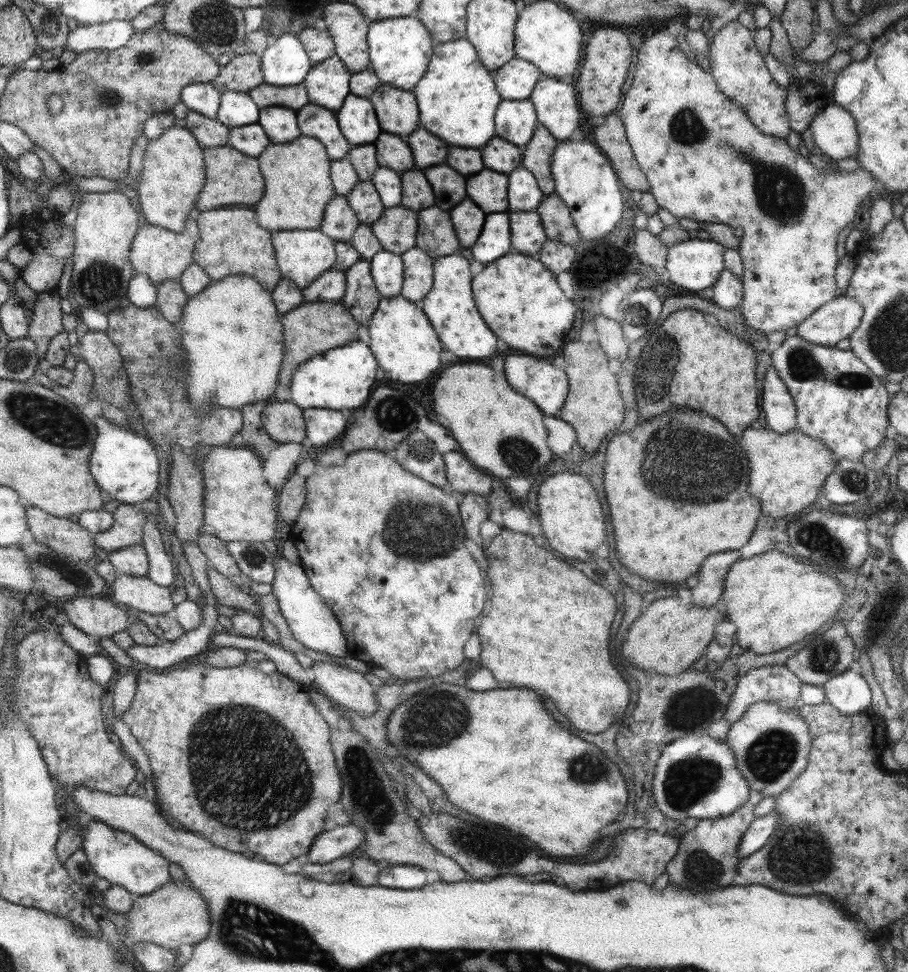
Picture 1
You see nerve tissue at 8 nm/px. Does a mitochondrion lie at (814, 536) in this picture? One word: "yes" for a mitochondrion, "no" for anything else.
yes

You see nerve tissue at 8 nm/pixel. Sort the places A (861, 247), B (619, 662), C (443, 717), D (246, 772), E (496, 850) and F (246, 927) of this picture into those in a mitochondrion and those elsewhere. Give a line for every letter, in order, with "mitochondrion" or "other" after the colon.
A: other
B: other
C: mitochondrion
D: mitochondrion
E: mitochondrion
F: mitochondrion

